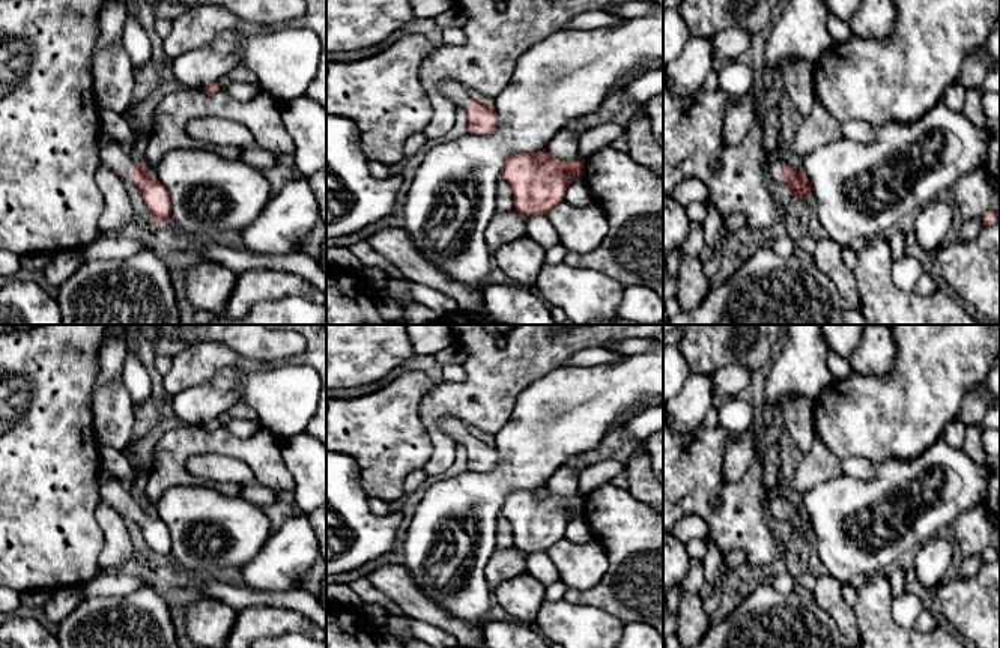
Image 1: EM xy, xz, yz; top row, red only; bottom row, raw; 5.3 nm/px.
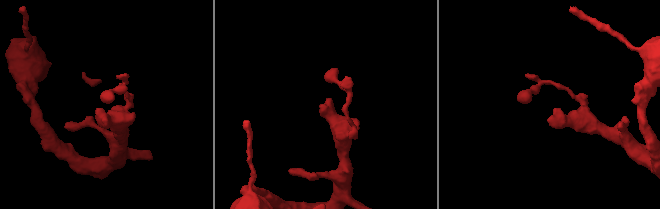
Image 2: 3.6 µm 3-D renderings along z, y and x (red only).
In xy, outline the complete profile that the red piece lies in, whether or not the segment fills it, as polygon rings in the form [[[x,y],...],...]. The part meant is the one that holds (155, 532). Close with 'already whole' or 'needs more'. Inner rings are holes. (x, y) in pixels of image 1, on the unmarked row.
[[[119,478],[99,483],[99,502],[138,525],[153,559],[170,559],[171,535],[167,525],[159,516],[150,513],[144,501],[135,501]]]; needs more

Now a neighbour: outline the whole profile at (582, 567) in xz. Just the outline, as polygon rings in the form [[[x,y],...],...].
[[[564,538],[549,547],[547,555],[568,589],[588,591],[597,586],[609,568],[606,553],[595,541],[577,544]]]

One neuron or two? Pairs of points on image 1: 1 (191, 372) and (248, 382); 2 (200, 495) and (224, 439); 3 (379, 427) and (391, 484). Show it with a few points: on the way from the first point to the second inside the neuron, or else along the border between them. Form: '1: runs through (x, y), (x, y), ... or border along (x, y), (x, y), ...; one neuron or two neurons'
1: border along (248, 370), (224, 367), (209, 379), (182, 391); two neurons
2: border along (169, 487), (206, 484), (224, 495), (236, 496); two neurons
3: runs through (382, 441), (384, 471); one neuron

